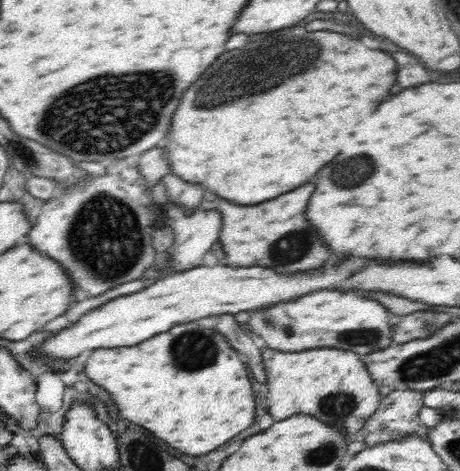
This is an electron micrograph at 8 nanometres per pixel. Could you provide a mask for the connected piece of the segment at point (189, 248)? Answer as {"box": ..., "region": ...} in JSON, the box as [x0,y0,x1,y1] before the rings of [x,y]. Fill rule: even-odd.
{"box":[165,204,223,272],"region":[[[172,204],[165,212],[165,222],[175,233],[175,243],[168,251],[172,254],[172,264],[174,266],[172,272],[177,272],[189,267],[199,267],[202,264],[204,254],[214,246],[214,242],[220,239],[223,214],[219,208],[214,206],[214,208],[198,208],[188,216],[181,212],[180,206]]]}

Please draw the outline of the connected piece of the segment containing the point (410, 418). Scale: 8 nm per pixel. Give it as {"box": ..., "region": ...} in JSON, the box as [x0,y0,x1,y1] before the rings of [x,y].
{"box":[357,387,429,446],"region":[[[412,387],[384,390],[376,413],[364,422],[360,432],[357,433],[358,438],[364,439],[367,446],[374,446],[376,442],[384,442],[404,432],[427,433],[429,429],[424,427],[418,418],[420,410],[426,407],[426,393],[426,390]]]}

